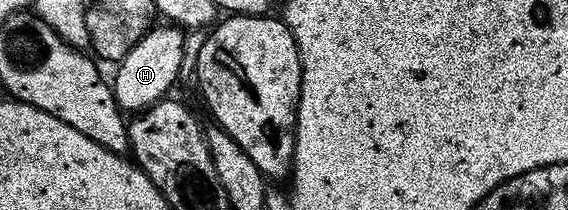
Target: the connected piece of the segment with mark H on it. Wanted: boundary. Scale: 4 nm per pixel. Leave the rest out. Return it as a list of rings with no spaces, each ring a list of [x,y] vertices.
[[[173,23],[161,24],[155,24],[147,30],[122,60],[117,62],[115,69],[118,70],[112,76],[112,88],[118,107],[123,111],[141,111],[155,105],[169,94],[166,92],[173,87],[174,80],[179,80],[187,34]]]

